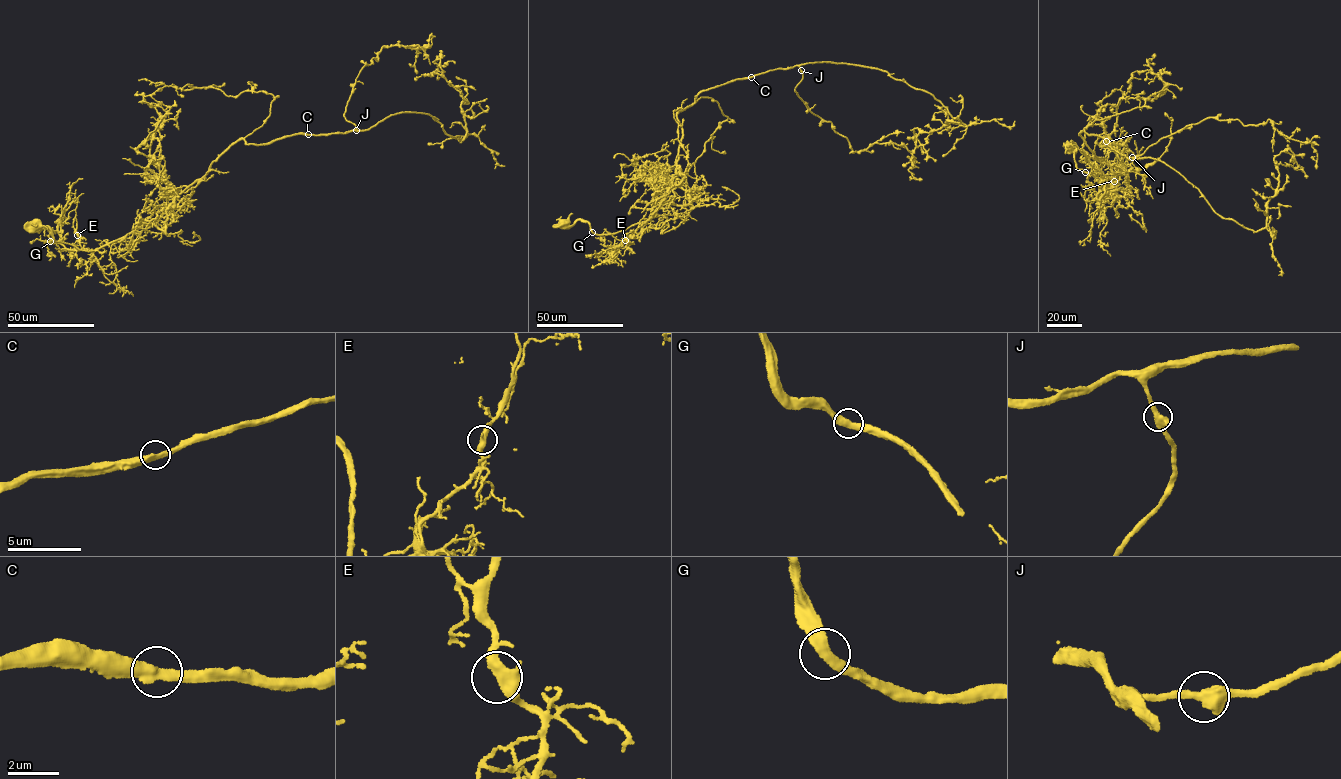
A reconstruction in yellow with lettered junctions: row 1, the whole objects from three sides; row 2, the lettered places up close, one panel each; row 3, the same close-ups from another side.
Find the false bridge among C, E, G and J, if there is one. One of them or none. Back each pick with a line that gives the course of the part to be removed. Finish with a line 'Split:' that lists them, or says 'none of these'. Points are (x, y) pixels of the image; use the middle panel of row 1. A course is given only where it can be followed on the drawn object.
Split: none of these

